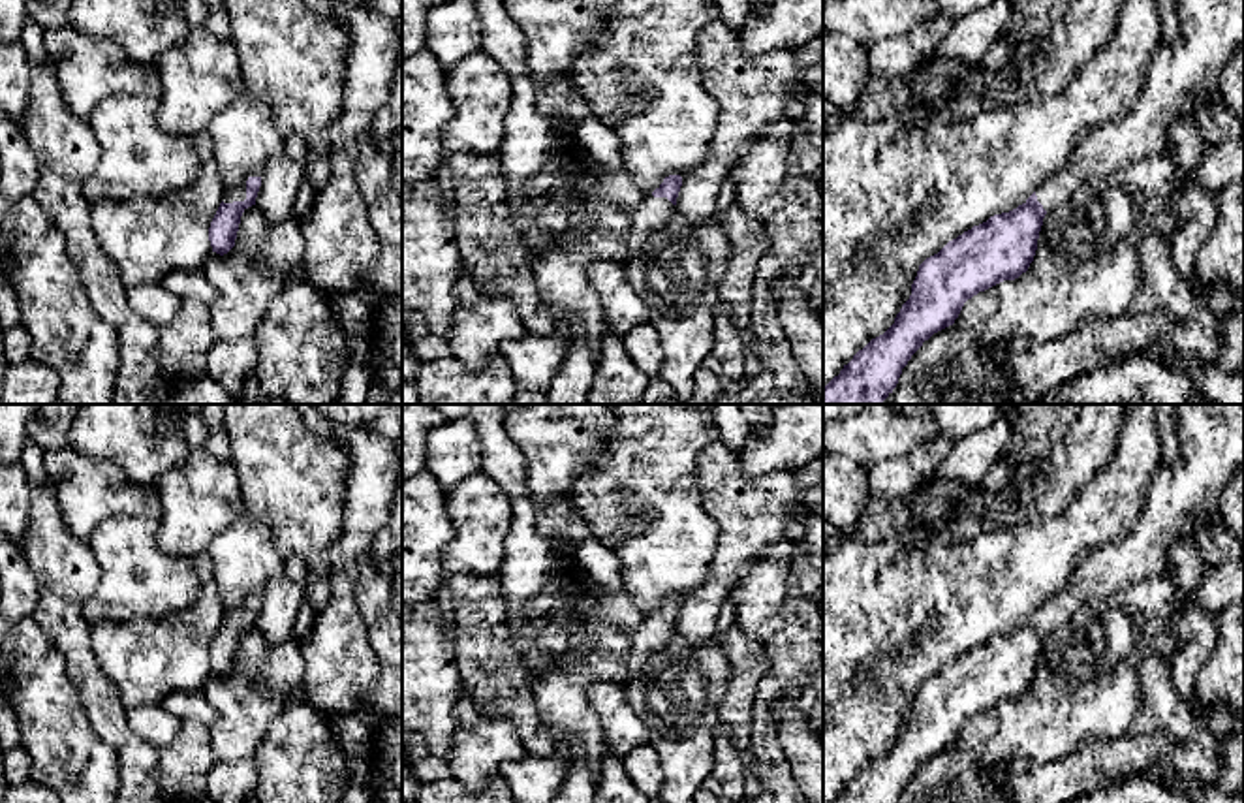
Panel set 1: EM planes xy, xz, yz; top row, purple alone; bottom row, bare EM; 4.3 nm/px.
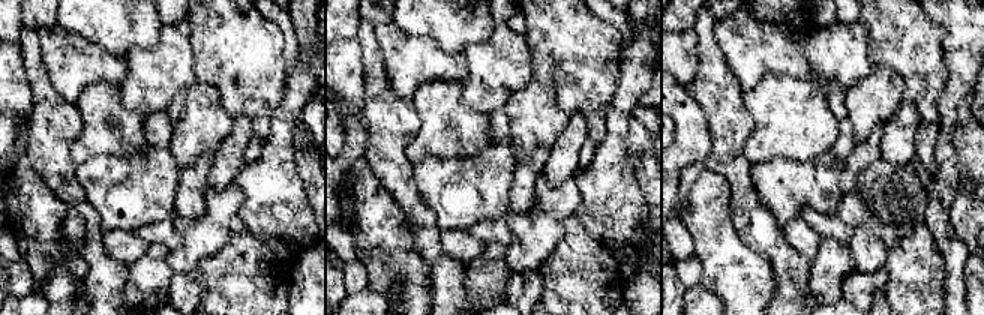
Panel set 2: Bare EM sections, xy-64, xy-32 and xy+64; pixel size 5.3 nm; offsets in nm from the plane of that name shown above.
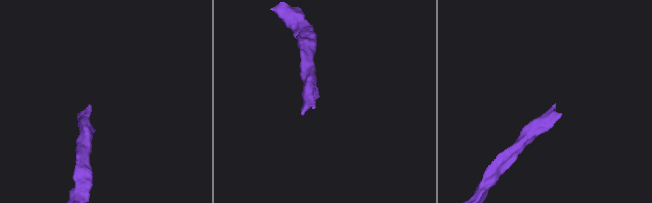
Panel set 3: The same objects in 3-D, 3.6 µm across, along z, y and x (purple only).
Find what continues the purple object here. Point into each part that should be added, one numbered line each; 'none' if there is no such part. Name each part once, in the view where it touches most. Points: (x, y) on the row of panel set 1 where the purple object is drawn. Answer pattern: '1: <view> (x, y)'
1: xy (239, 192)

